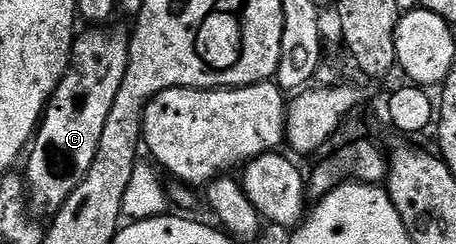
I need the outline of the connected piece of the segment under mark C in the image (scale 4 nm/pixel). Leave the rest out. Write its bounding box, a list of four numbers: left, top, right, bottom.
[25,29,129,217]

